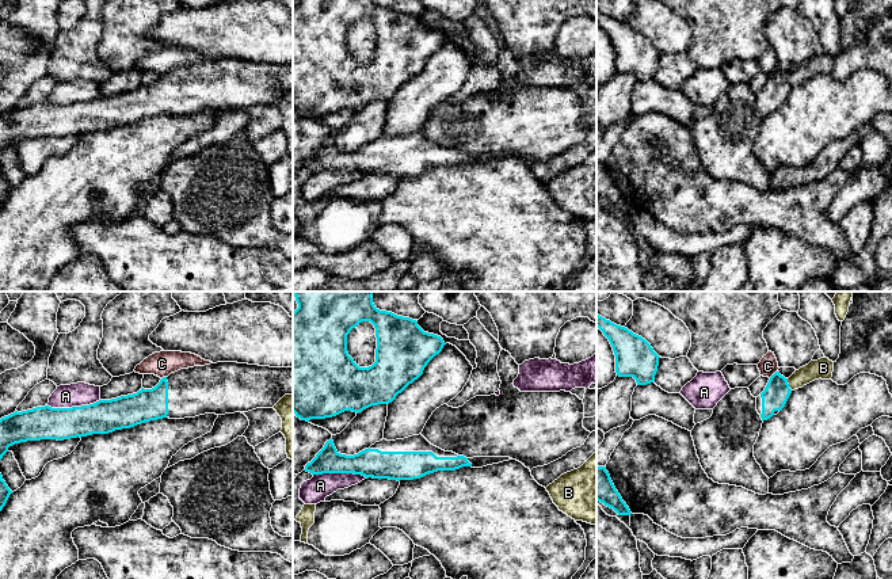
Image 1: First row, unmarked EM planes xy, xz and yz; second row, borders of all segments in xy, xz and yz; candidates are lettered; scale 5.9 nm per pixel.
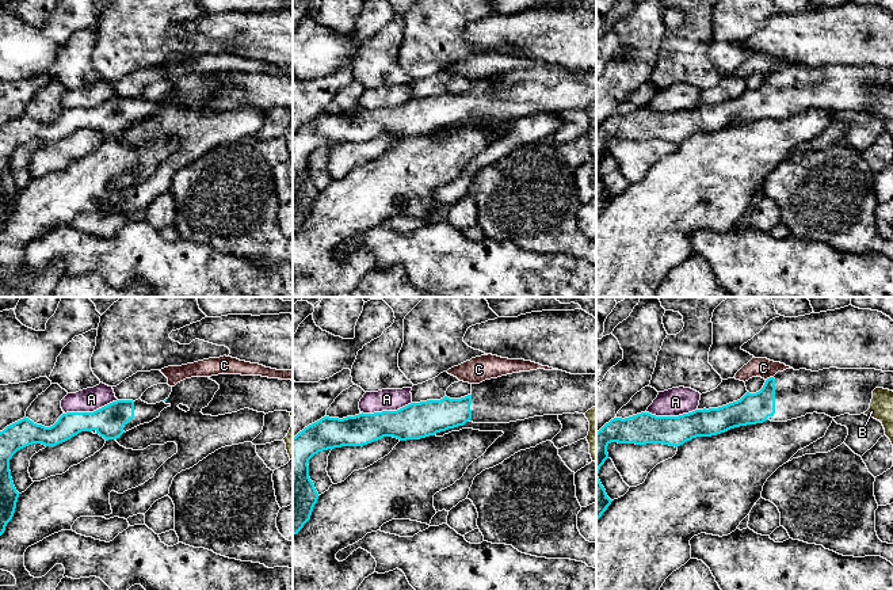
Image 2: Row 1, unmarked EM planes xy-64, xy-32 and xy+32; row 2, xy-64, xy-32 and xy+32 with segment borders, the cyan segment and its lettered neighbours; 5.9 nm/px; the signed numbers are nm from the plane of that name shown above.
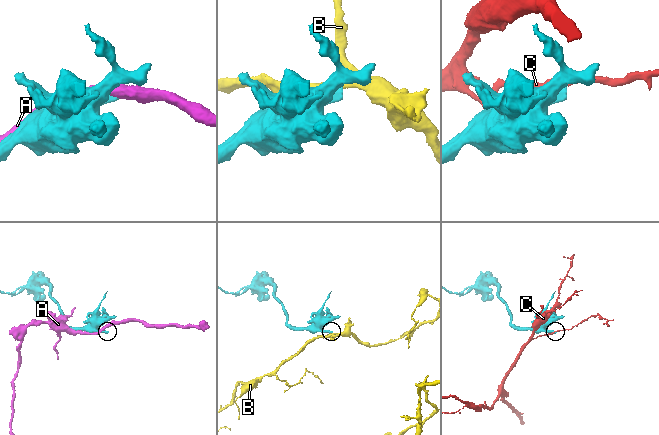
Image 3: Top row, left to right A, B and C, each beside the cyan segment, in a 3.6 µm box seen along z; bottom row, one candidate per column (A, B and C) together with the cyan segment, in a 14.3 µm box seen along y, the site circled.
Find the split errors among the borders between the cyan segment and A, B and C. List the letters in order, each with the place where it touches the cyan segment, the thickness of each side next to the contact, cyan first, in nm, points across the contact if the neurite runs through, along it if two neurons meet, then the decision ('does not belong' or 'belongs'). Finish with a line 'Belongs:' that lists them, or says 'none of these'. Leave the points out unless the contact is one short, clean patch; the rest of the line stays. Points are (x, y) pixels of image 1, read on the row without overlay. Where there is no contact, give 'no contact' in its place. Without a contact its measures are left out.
A: xz (340, 168) | 180/150 nm | does not belong
B: yz (788, 80) | 150/120 nm | along yz (786, 75), (792, 86) | does not belong
C: yz (774, 69) | 150/110 nm | along yz (777, 67), (769, 73) | does not belong
Belongs: none of these

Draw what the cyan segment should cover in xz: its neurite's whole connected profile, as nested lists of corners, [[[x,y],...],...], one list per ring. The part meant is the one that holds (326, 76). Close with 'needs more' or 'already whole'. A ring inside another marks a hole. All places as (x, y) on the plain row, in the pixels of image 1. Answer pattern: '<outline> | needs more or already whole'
[[[298,0],[293,8],[293,108],[301,117],[325,115],[344,107],[363,106],[392,99],[409,80],[418,76],[427,60],[442,47],[441,33],[424,28],[416,16],[380,7],[374,0]],[[362,18],[370,18],[376,24],[376,58],[359,64],[347,49],[347,31]]] | already whole

